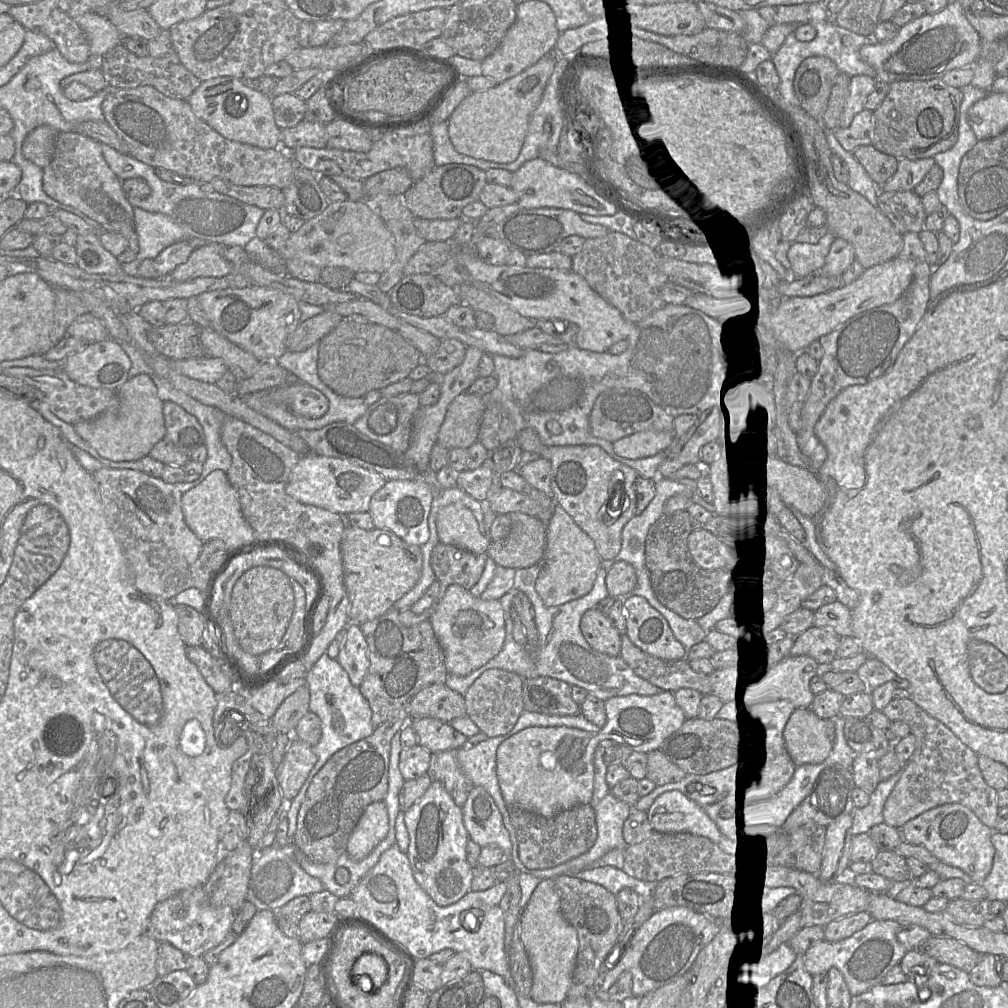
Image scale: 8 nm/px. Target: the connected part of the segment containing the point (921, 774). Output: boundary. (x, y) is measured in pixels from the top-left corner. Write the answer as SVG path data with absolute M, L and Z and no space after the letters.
M911 698L892 699L882 713L891 722L905 722L915 737L915 750L884 804L884 823L900 829L927 810L943 804L959 803L971 809L984 825L994 831L999 810L997 791L985 782L978 765L978 755Z

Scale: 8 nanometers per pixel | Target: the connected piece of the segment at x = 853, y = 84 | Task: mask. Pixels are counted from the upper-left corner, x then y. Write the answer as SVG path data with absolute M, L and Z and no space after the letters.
M857 75L850 78L849 94L841 114L839 128L848 128L853 118L864 109L864 104L873 91L875 80L867 75Z

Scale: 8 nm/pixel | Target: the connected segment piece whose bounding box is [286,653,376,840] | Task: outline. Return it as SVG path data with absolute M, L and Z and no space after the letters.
M324 653L307 672L306 685L310 692L309 710L319 716L322 723L322 736L313 747L317 762L310 771L305 783L296 797L288 802L286 818L288 819L288 836L292 840L296 829L298 813L313 777L321 770L329 758L342 748L373 734L372 711L368 701L361 694L359 687L354 686L337 659Z

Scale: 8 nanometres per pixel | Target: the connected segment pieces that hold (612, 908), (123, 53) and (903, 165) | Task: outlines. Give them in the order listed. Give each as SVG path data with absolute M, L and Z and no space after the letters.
M569 875L554 878L554 885L560 897L562 915L576 929L579 940L576 967L568 998L581 996L589 998L596 987L599 975L604 972L604 962L609 958L611 949L619 941L625 923L618 911L616 895L603 886Z
M123 43L116 45L103 56L102 69L87 70L62 79L60 85L63 91L72 82L82 83L96 93L108 87L133 89L152 86L163 95L177 100L187 100L201 84L201 81L182 65L173 47L162 57L139 57L129 51Z
M900 158L895 174L882 186L878 186L879 191L913 191L934 165L933 158L919 160Z

